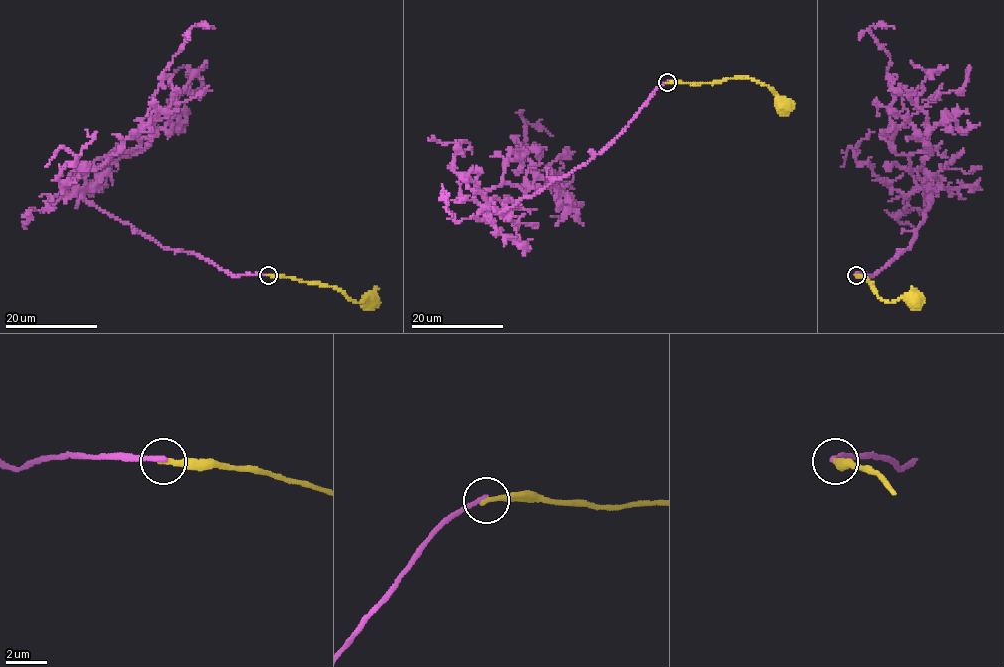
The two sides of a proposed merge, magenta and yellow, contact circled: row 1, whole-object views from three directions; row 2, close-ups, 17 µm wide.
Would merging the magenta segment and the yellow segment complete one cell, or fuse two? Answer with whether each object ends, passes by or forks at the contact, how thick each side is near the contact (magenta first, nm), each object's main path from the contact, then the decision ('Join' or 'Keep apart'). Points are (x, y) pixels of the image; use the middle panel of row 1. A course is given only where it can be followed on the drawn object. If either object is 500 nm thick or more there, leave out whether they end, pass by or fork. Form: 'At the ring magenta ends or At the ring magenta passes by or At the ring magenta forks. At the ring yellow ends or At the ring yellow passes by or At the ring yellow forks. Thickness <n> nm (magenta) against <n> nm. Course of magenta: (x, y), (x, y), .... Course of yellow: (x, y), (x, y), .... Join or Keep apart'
At the ring magenta ends. At the ring yellow ends. Thickness 240 nm (magenta) against 280 nm. Course of magenta: (667, 82), (585, 164), (479, 220), (483, 194), (523, 153), (522, 120), (552, 136). Course of yellow: (667, 82), (709, 83), (750, 77), (768, 85), (786, 105). Join

